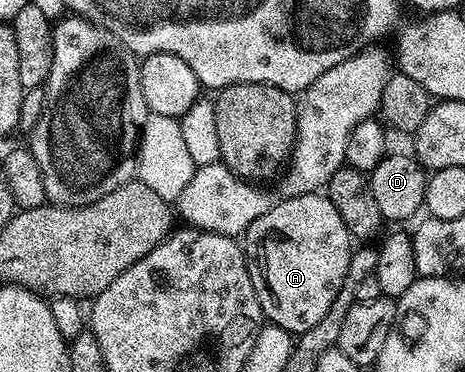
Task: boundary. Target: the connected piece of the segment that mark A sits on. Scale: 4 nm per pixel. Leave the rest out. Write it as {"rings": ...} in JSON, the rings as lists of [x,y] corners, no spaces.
{"rings":[[[323,192],[276,201],[275,206],[265,212],[265,216],[257,216],[257,220],[249,224],[247,233],[242,235],[241,245],[247,255],[249,280],[253,280],[253,292],[257,292],[264,319],[272,326],[280,326],[282,330],[289,331],[292,336],[313,328],[329,312],[330,305],[346,278],[353,253],[353,239],[345,228],[345,220],[341,220],[337,208],[333,208]]]}

